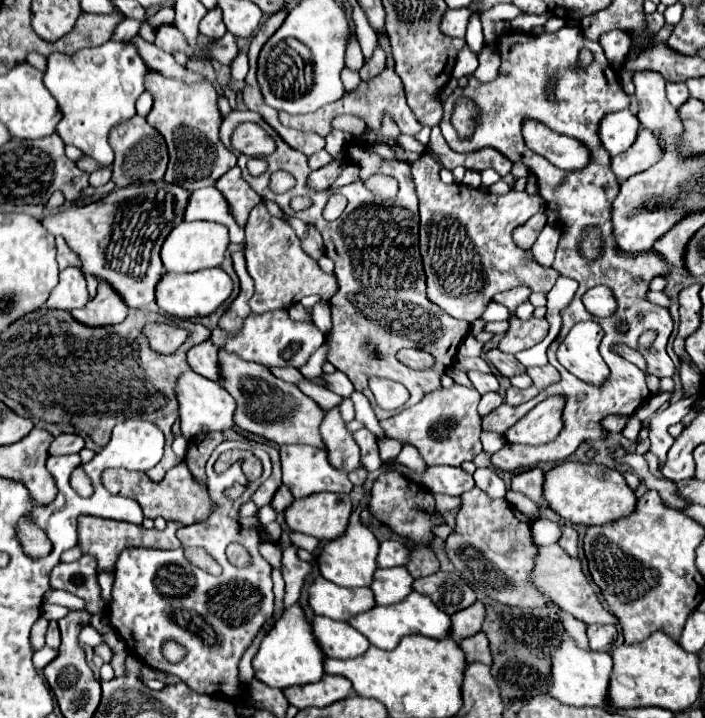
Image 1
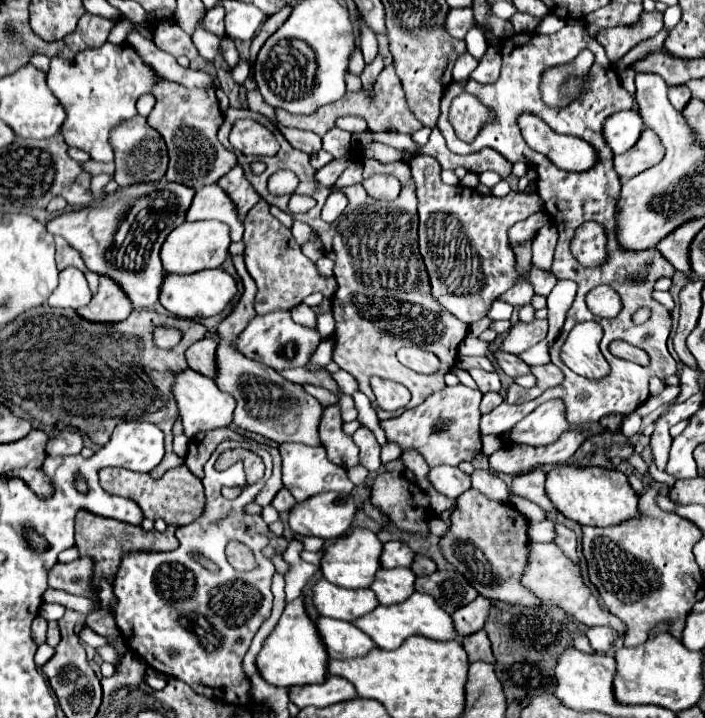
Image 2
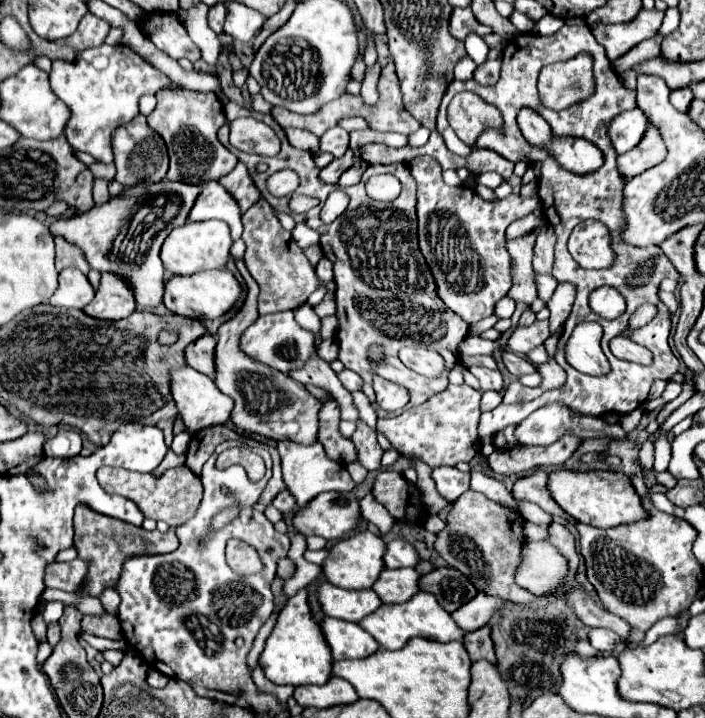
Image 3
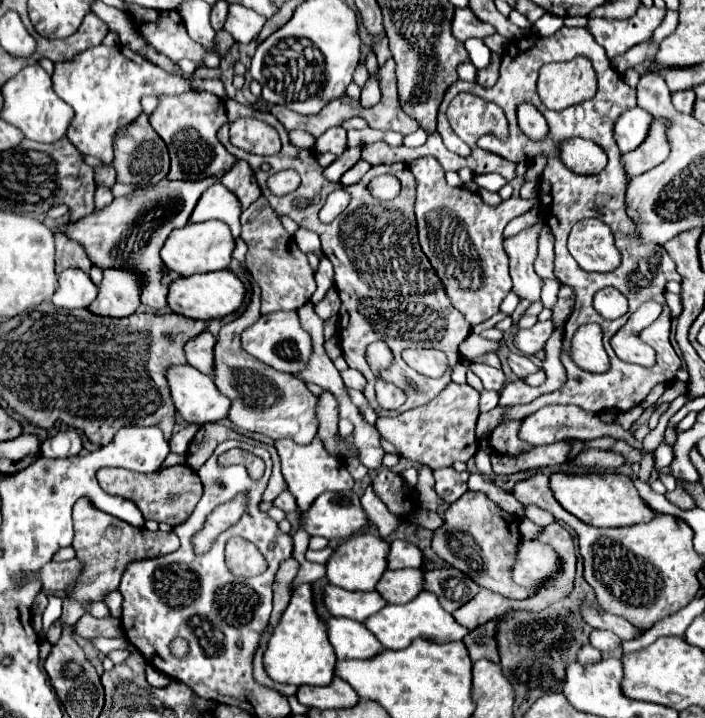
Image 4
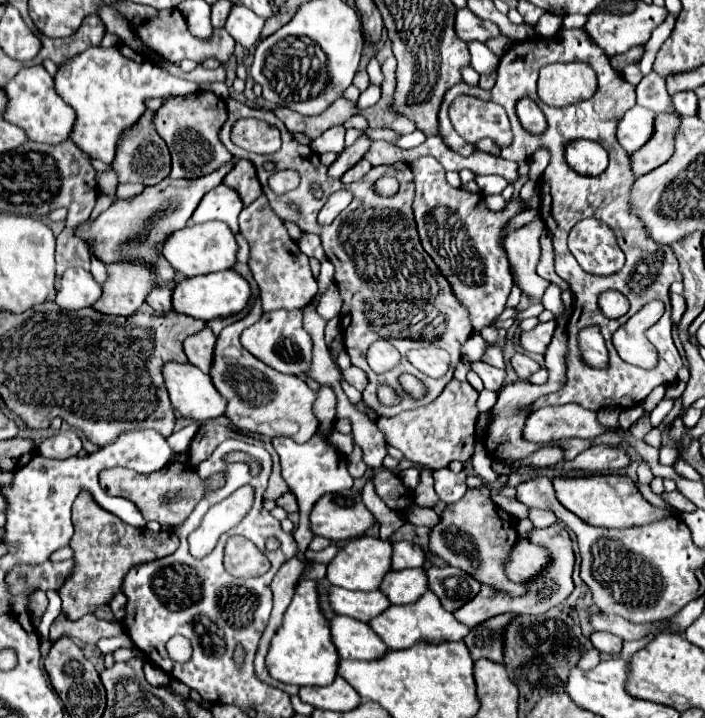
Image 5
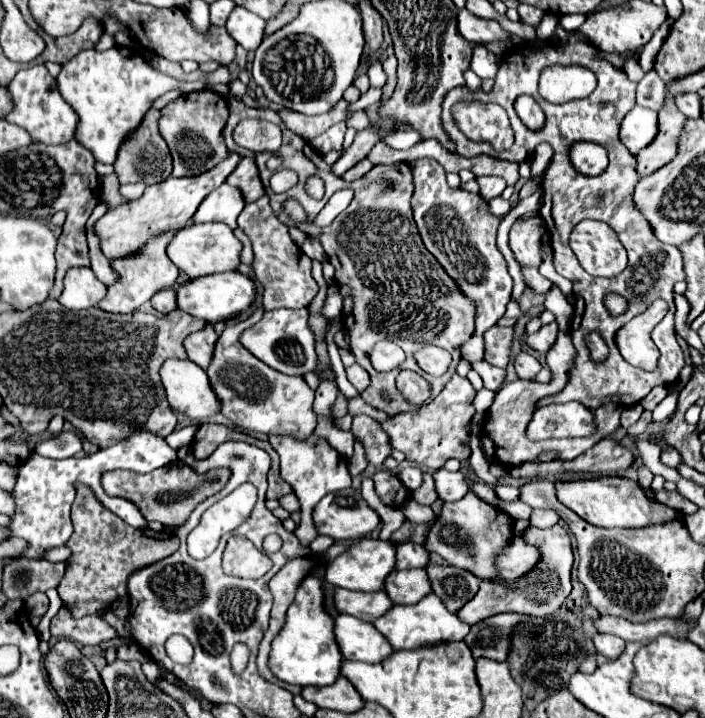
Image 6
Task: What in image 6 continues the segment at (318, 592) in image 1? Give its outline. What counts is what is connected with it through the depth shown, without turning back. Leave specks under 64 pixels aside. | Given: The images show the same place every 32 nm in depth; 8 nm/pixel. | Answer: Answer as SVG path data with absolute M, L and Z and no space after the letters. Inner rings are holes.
M336 588L334 602L342 614L356 616L364 622L374 622L394 606L388 594L382 590L368 594L368 592L352 592L344 588Z

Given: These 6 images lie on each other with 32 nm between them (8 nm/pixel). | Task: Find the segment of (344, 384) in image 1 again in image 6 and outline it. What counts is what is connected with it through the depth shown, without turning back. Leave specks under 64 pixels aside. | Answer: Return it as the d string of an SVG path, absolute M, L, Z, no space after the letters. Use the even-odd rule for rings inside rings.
M354 364L354 366L348 368L348 380L352 382L352 386L354 386L358 392L364 392L364 390L368 388L368 384L370 384L368 372L366 372L362 366L358 366L358 364Z

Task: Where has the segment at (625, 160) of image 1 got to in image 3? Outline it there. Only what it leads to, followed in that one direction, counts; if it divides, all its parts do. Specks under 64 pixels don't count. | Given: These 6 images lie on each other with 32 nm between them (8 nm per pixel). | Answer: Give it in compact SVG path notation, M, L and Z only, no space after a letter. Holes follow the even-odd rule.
M648 126L648 134L644 134L640 146L632 148L628 154L618 158L618 168L624 178L634 178L644 170L660 164L666 158L668 150L658 126Z

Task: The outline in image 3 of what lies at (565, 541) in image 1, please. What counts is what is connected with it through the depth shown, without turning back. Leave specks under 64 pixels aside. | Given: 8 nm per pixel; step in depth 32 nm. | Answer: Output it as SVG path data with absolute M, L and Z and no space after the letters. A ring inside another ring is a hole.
M552 522L548 526L548 538L546 538L546 542L554 544L560 550L560 554L568 560L568 566L570 566L568 568L568 578L572 580L574 574L576 574L576 566L578 566L578 554L576 554L576 540L570 534L570 530L566 526L558 524L558 522Z

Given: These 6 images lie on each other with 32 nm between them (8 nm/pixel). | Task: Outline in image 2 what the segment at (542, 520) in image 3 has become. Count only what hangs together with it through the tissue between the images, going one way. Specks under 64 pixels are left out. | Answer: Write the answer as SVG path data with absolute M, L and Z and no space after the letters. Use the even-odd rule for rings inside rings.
M510 496L512 498L512 502L514 502L514 506L524 514L524 518L528 520L528 522L542 522L542 520L546 520L548 516L546 516L546 512L540 508L540 506L536 506L534 502L530 502L530 500L526 500L526 498L520 498L520 496Z

